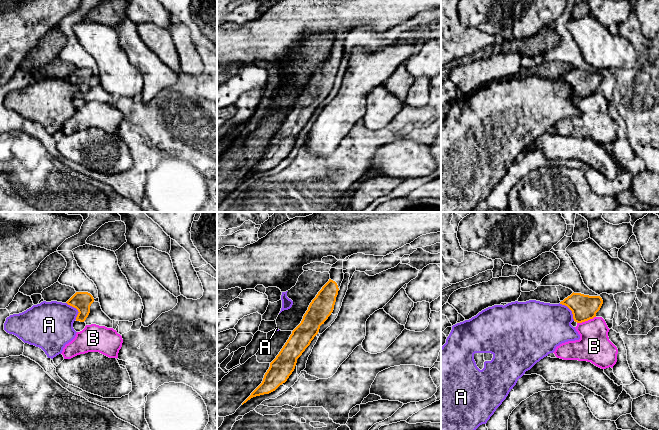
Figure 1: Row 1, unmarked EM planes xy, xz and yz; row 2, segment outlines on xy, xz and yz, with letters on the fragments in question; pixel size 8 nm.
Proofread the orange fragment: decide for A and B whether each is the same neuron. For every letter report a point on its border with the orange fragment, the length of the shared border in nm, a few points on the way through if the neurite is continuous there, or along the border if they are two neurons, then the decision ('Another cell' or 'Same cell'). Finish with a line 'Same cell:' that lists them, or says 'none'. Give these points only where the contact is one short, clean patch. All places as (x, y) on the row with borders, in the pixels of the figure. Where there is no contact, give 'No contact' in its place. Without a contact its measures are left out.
A: Touches orange at yz (570, 309). Shared border 190 nm. Another cell
B: Touches orange at yz (586, 320). Shared border 160 nm. Another cell
Same cell: none

